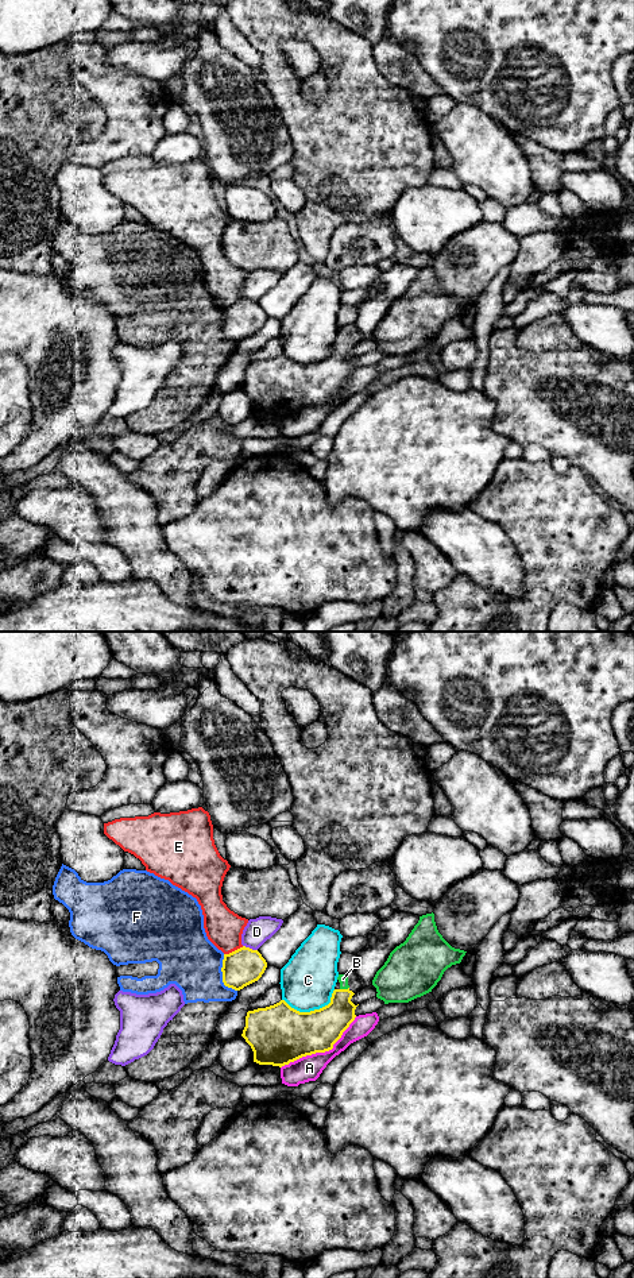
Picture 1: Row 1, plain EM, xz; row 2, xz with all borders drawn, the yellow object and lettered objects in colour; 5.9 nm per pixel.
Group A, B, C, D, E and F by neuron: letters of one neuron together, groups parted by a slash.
A / B / C / D / E / F

